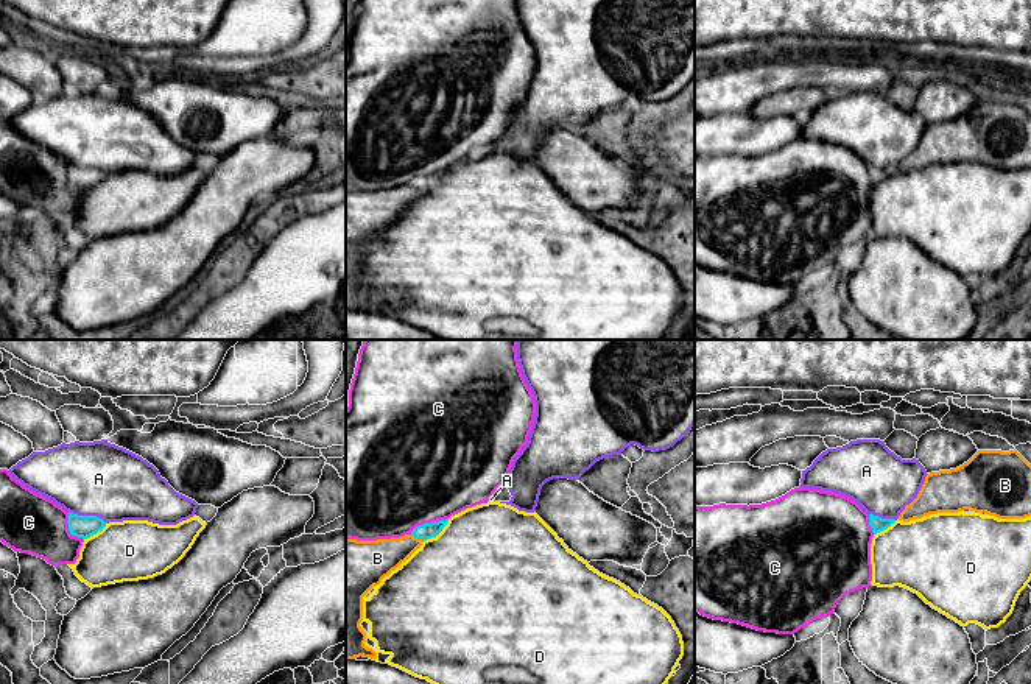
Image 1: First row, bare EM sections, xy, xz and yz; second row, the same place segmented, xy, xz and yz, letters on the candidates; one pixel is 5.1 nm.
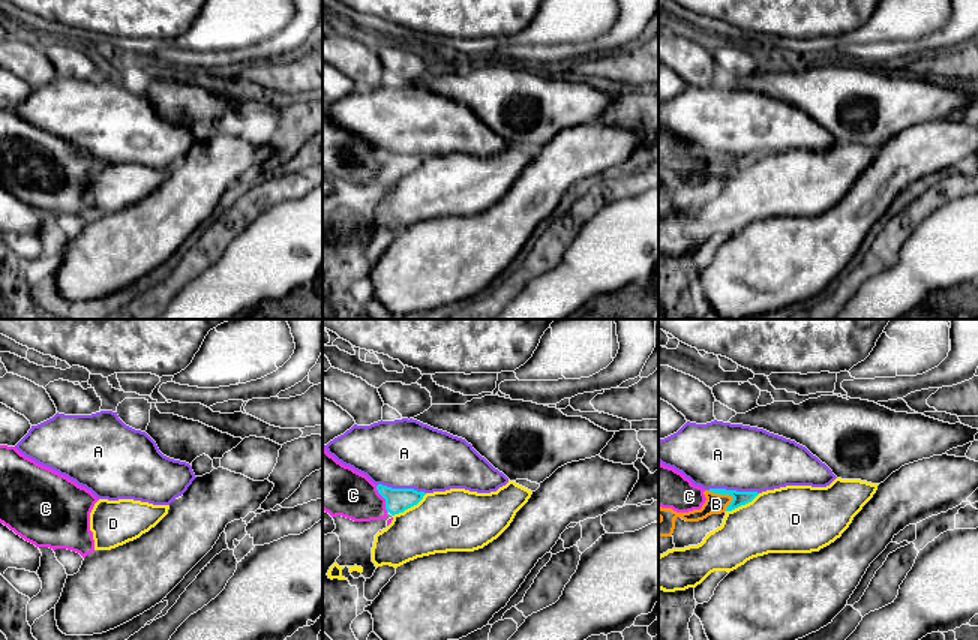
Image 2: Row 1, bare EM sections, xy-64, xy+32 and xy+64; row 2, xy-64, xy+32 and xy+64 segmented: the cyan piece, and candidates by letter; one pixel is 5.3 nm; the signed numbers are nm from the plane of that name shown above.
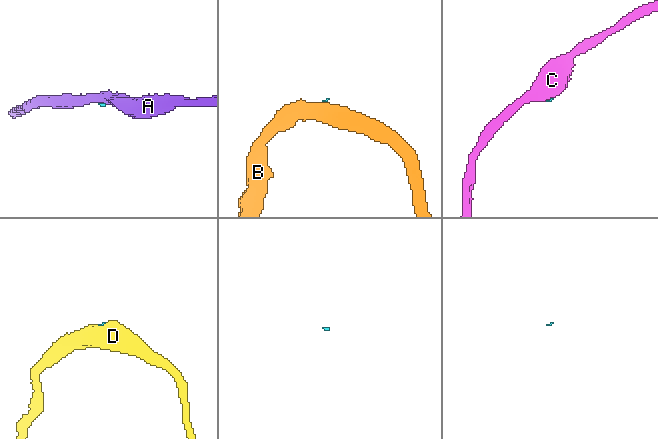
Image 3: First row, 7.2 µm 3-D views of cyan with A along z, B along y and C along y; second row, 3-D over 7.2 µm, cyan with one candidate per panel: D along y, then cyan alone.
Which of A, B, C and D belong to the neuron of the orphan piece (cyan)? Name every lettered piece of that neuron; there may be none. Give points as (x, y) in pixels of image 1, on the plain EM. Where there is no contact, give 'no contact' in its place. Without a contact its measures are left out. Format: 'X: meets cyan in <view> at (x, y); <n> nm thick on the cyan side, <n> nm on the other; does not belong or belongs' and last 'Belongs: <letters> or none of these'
A: meets cyan in xy at (87, 167); 120 nm thick on the cyan side, 380 nm on the other; belongs
B: meets cyan in xz at (418, 189); 80 nm thick on the cyan side, 200 nm on the other; does not belong
C: meets cyan in xz at (429, 175); 80 nm thick on the cyan side, 480 nm on the other; does not belong
D: meets cyan in xz at (438, 184); 80 nm thick on the cyan side, 500 nm on the other; does not belong
Belongs: A

